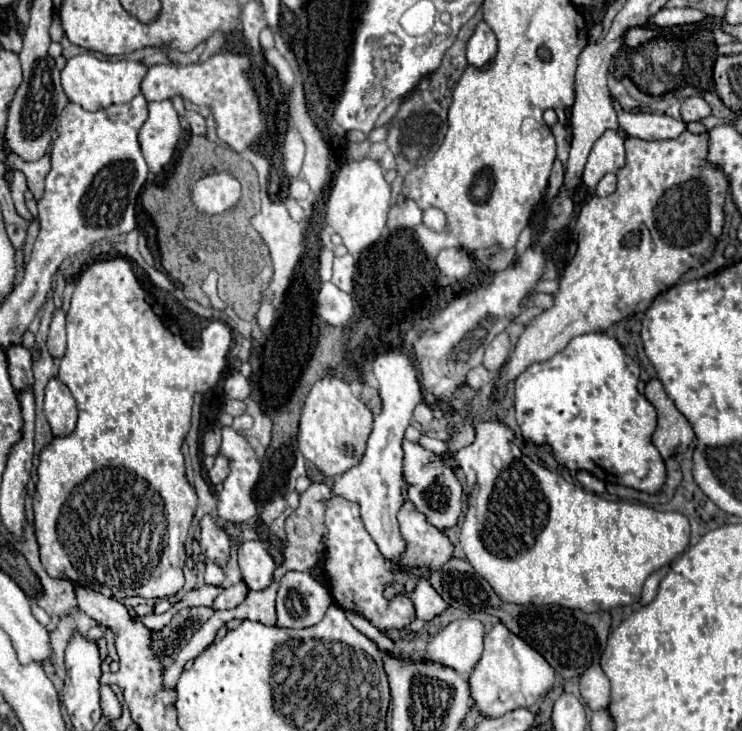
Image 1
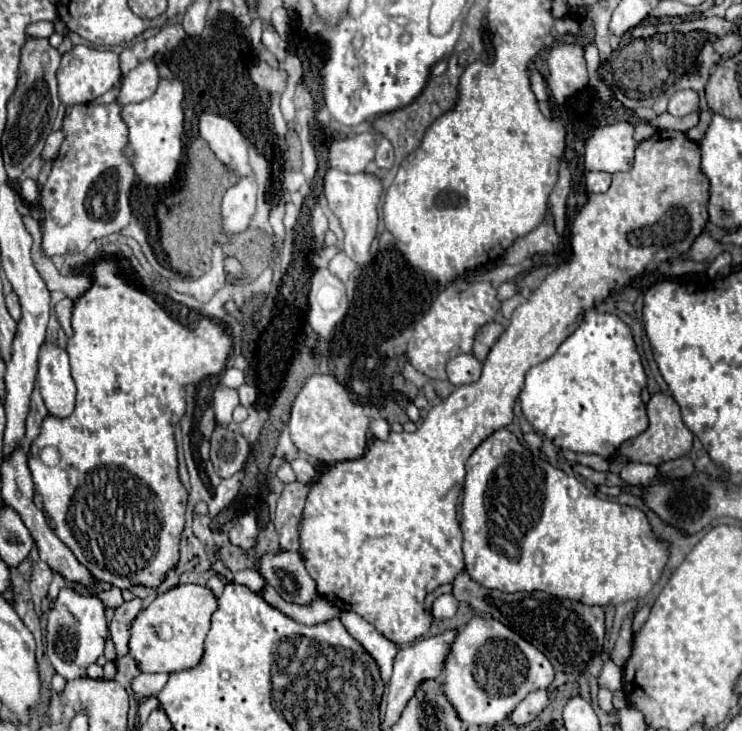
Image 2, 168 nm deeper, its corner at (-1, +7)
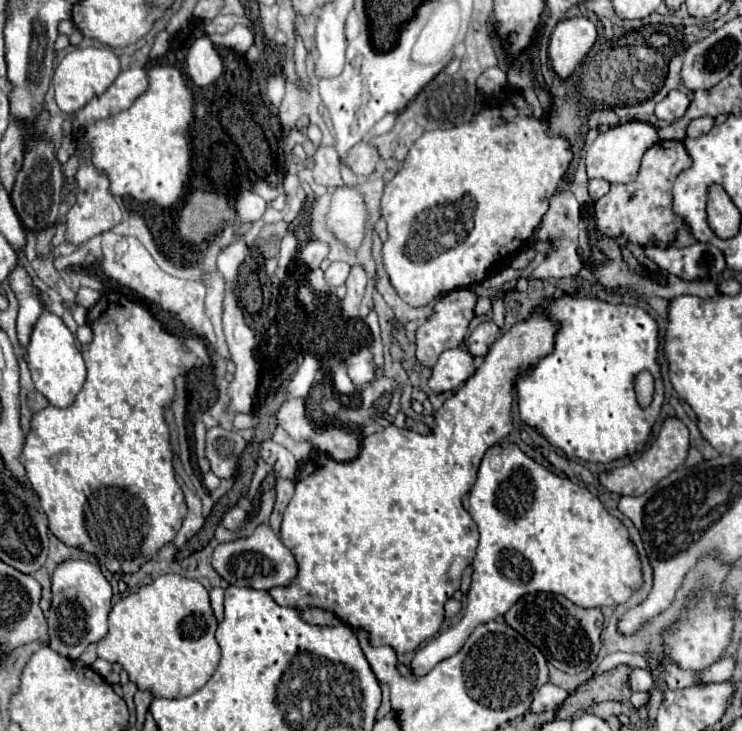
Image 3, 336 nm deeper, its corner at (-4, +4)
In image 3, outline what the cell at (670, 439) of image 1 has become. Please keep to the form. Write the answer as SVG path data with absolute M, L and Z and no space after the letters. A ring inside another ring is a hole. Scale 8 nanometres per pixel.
M677 416L665 418L659 436L651 444L651 448L641 454L641 458L631 460L627 466L617 466L613 470L603 472L599 476L599 482L613 494L643 494L651 486L655 486L659 480L663 480L667 474L671 474L675 468L683 466L687 452L689 452L689 430L687 430L687 426Z

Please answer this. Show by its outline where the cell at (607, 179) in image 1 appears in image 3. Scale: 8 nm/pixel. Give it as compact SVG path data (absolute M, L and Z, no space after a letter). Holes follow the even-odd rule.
M589 180L589 194L593 200L599 200L601 196L605 196L609 192L609 182L605 180Z

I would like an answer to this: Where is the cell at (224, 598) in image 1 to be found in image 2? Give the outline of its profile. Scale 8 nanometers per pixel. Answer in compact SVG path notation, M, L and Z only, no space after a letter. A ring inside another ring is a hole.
M180 583L158 595L146 609L142 609L130 623L128 653L144 673L178 673L200 663L204 653L204 639L210 629L210 617L218 601L208 587Z

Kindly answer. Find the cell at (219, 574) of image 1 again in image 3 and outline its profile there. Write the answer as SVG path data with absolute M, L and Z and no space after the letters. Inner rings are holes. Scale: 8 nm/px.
M213 588L211 590L211 606L215 610L215 618L221 622L223 620L223 588Z

